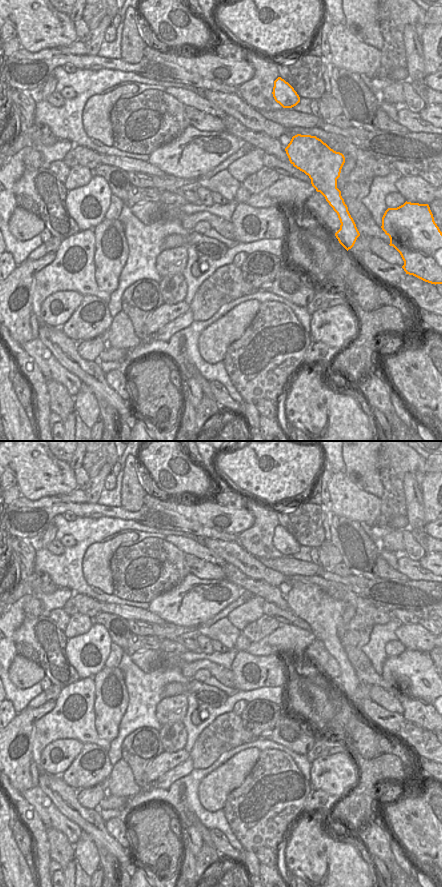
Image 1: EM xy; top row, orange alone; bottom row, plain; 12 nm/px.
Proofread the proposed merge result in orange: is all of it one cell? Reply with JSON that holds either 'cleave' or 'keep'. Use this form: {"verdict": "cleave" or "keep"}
{"verdict": "keep"}

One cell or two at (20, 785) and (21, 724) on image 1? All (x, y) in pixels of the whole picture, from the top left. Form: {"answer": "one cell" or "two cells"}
{"answer": "one cell"}

